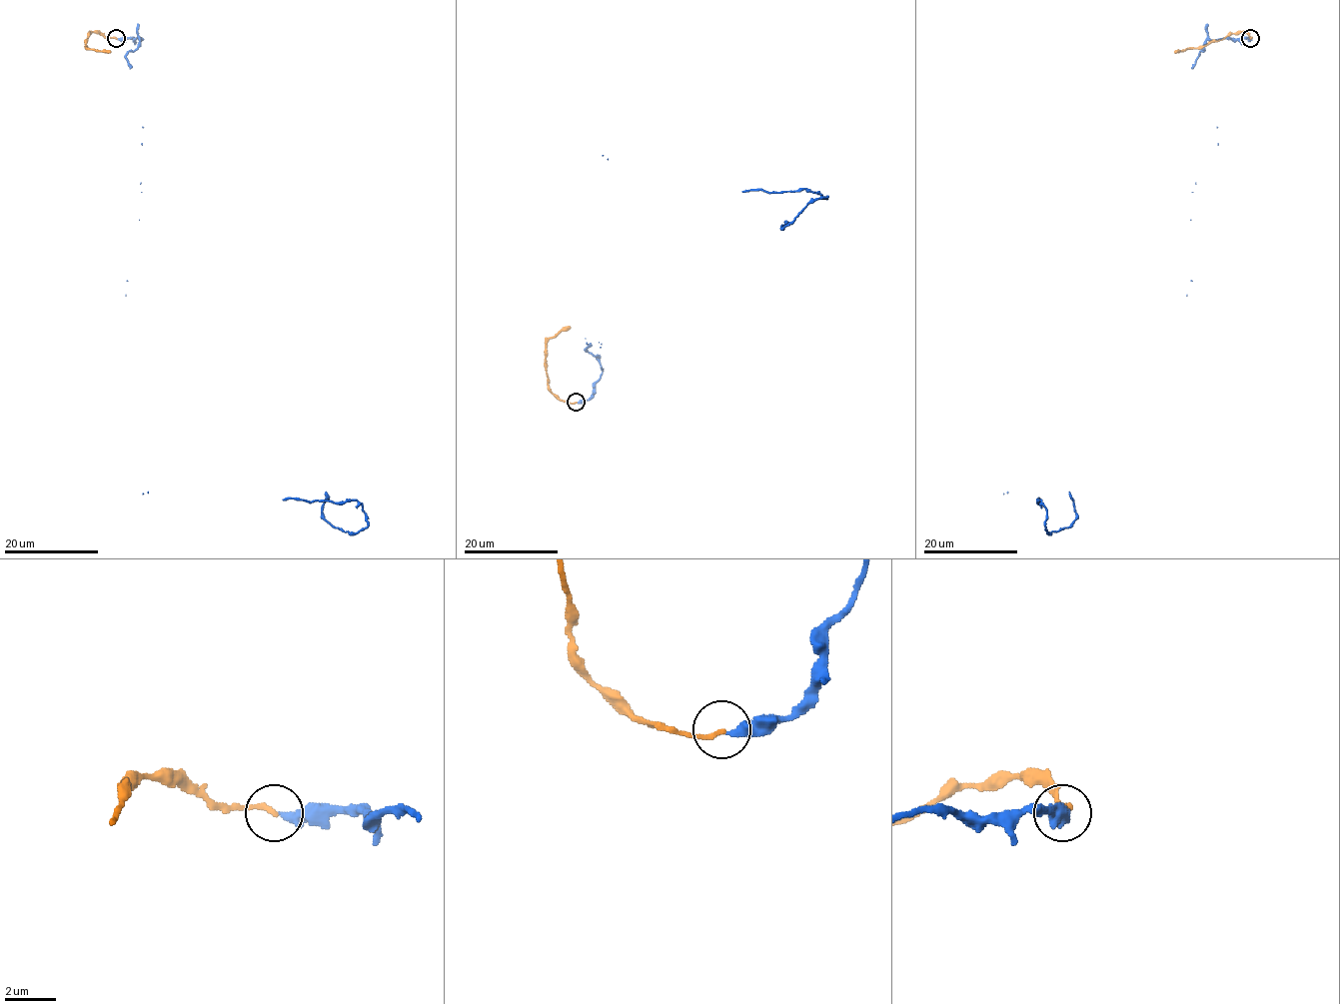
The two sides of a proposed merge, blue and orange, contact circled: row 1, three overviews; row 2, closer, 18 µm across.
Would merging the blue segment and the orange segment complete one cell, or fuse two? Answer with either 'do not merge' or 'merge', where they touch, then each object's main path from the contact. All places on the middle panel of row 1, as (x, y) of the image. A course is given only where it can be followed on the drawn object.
do not merge; place (576, 402); course blue (576, 403), (592, 396), (602, 372), (600, 358), (586, 349), (589, 345), (602, 369), (608, 159), (601, 344); course orange (576, 402), (563, 402), (552, 392), (546, 372), (547, 342), (570, 326)

